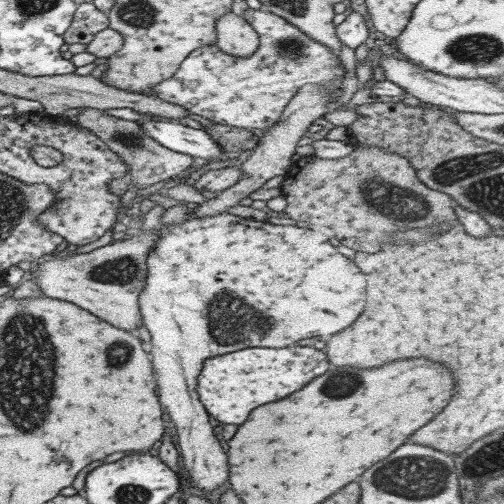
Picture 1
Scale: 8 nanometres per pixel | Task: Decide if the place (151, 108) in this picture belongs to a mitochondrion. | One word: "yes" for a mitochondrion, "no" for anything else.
no

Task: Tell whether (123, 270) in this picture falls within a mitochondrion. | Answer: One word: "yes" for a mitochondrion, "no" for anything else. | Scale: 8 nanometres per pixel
yes

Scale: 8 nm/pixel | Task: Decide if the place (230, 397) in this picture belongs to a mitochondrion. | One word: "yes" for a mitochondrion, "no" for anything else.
no

